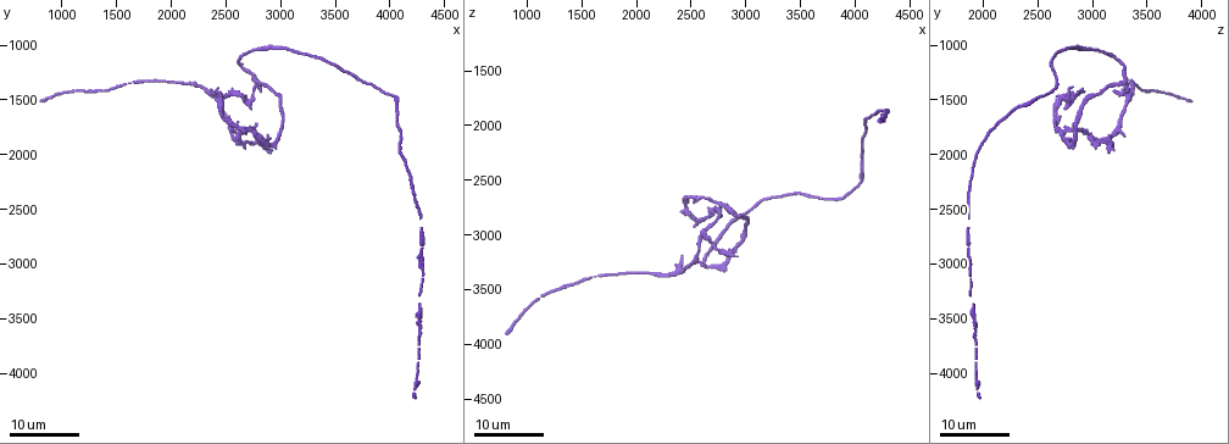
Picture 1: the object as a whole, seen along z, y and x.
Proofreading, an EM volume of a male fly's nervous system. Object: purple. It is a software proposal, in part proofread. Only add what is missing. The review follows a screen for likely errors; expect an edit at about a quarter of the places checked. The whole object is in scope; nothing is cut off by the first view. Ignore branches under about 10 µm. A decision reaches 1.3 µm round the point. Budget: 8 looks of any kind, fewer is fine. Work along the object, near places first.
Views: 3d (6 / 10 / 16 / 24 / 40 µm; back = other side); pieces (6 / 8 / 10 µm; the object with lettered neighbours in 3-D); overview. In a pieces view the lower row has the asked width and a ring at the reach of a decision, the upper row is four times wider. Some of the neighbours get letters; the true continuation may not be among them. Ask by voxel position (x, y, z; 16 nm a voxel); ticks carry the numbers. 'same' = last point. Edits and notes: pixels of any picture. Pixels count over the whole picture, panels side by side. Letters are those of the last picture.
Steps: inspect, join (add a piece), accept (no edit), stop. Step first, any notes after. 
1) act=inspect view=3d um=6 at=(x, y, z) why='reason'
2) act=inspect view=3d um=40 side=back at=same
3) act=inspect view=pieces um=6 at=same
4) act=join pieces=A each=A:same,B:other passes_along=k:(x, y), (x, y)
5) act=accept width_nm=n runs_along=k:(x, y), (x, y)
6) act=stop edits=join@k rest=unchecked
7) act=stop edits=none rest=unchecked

act=inspect view=3d um=24 at=(2760, 1380, 2800) why='thin end'

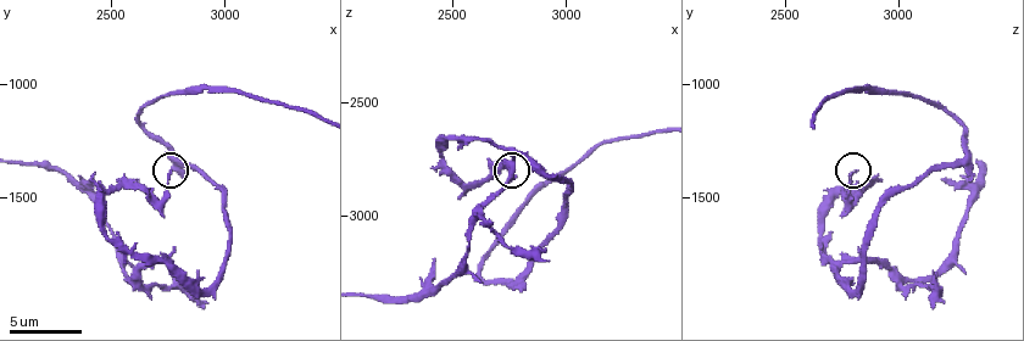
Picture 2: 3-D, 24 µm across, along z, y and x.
act=inspect view=pieces um=10 at=(2760, 1380, 2810) why='see the neighbours'

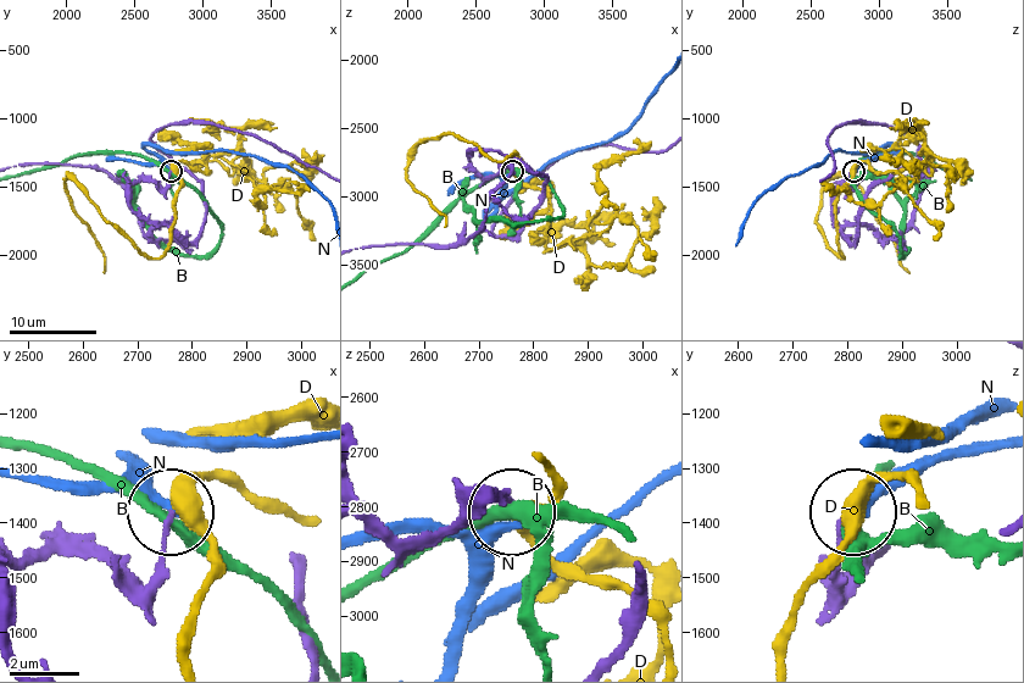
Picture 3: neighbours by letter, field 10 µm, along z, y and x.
act=accept width_nm=120 each=B:other,D:other,N:other found='none of them fits'

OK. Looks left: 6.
act=inspect view=pieces um=8 at=(2810, 1420, 3310) why='an open end'

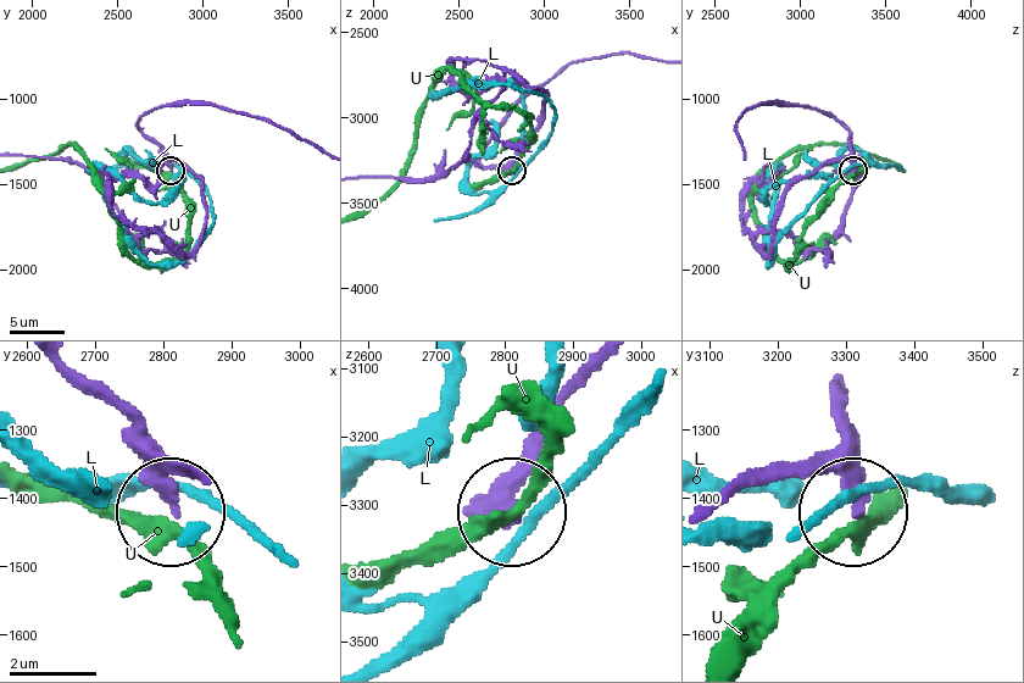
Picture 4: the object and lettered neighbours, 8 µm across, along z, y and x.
act=accept width_nm=210 each=L:other,U:other runs_along=4:(177, 104), (159, 106), (144, 114), (138, 123), (168, 168) found='no lettered piece goes on from it'

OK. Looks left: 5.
act=inspect view=3d um=16 at=(820, 1520, 3900) why='long arm stops here'

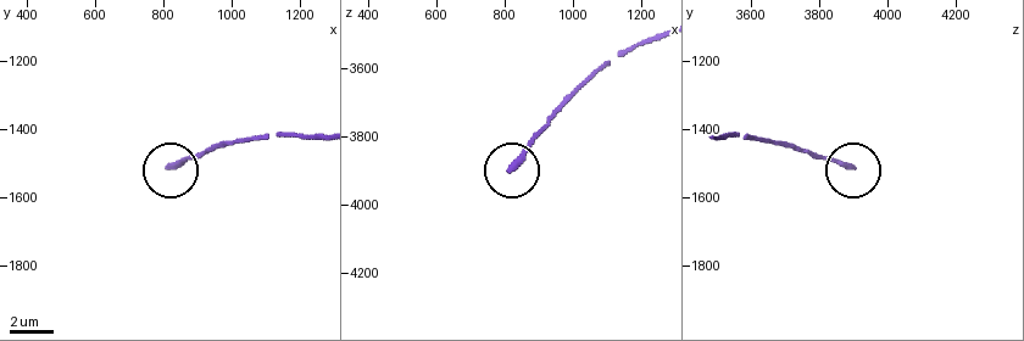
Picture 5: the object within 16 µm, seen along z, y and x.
act=inspect view=pieces um=6 at=(820, 1520, 3900)

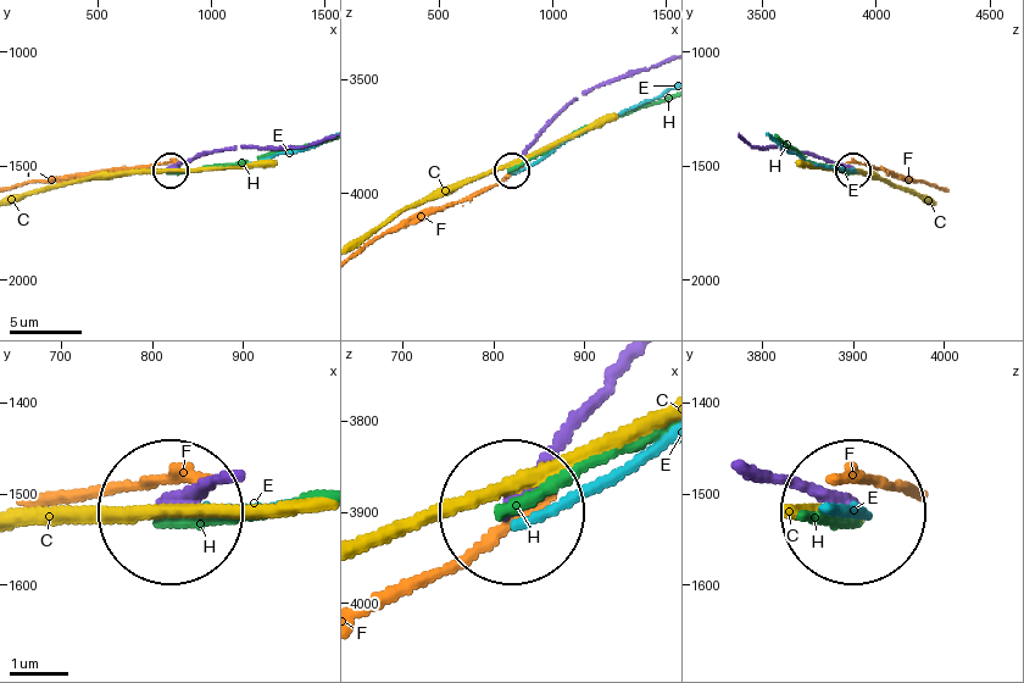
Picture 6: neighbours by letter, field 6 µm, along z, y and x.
act=accept width_nm=250 each=C:other,E:other,F:other,H:other runs_along=6:(232, 481), (178, 500) found='no lettered piece goes on from it'

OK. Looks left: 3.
act=inspect view=3d um=24 at=(4240, 4220, 1980) why='an open end'

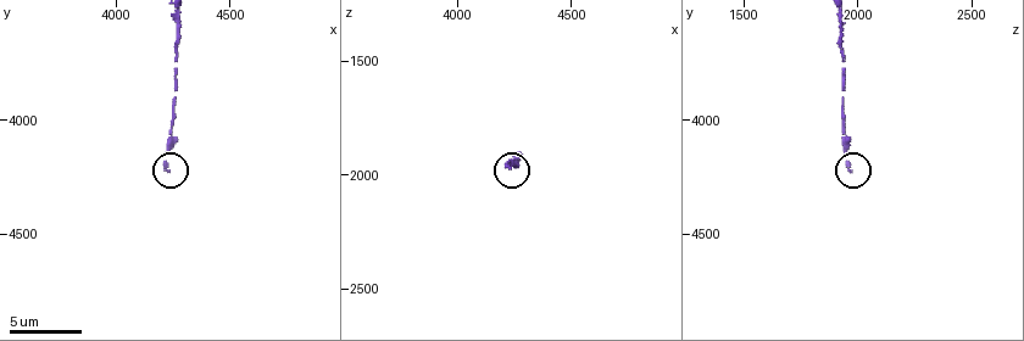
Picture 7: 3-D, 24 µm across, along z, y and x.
act=inspect view=pieces um=10 at=(4230, 4220, 1970)

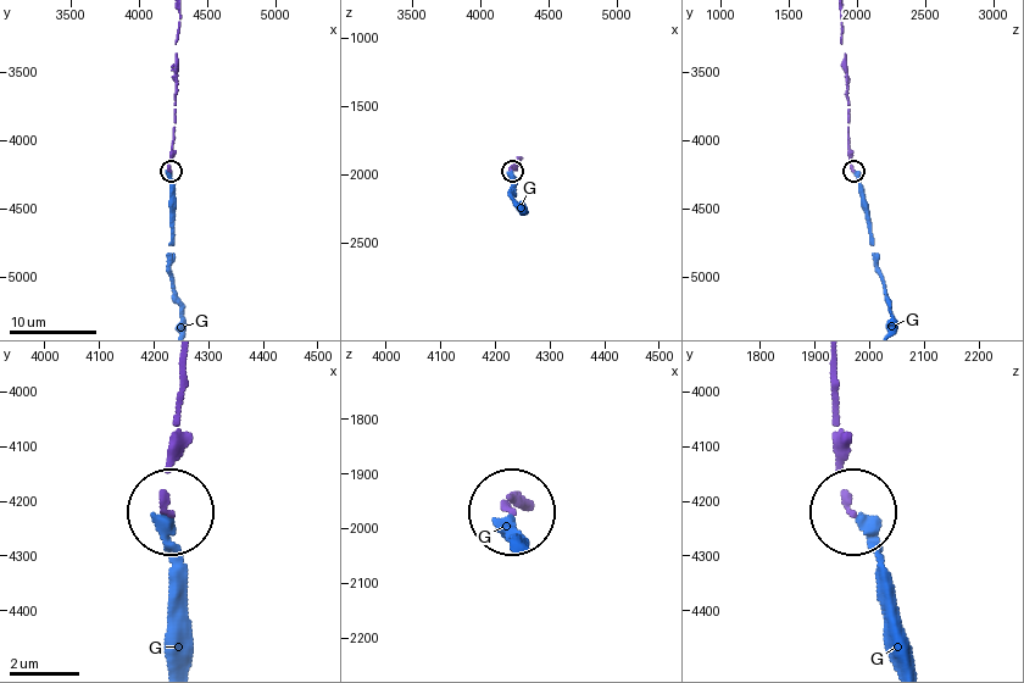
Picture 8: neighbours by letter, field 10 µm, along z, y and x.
act=accept each=G:other runs_along=8:(183, 361), (162, 489), (168, 506) found='no lettered piece goes on from it'

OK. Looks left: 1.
act=stop edits=none rest=unchecked

